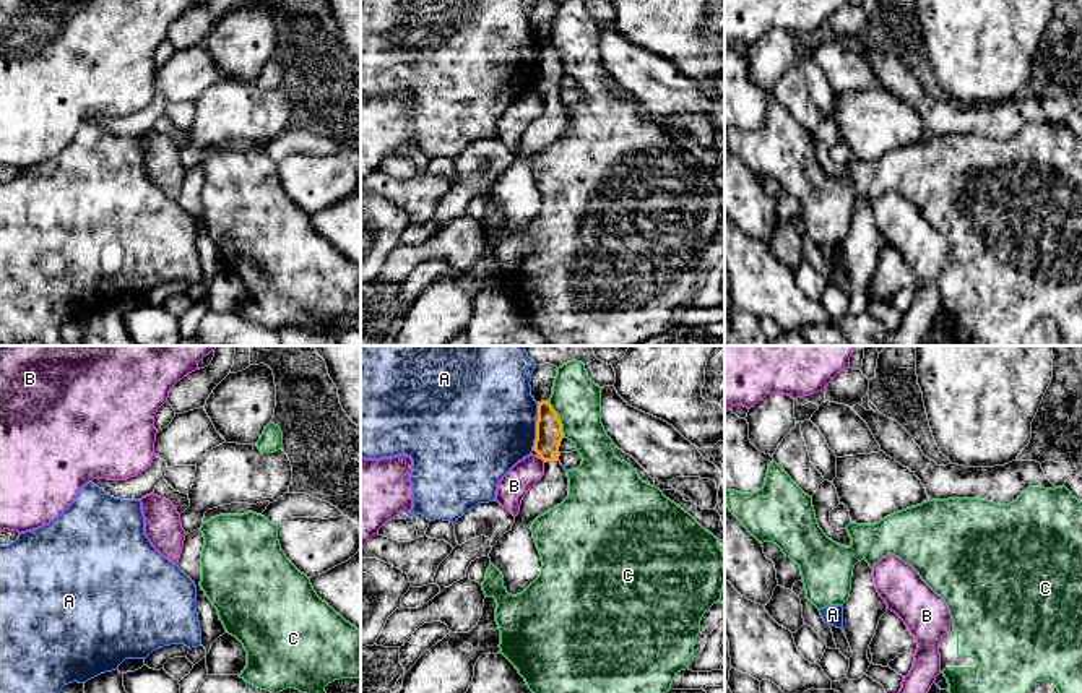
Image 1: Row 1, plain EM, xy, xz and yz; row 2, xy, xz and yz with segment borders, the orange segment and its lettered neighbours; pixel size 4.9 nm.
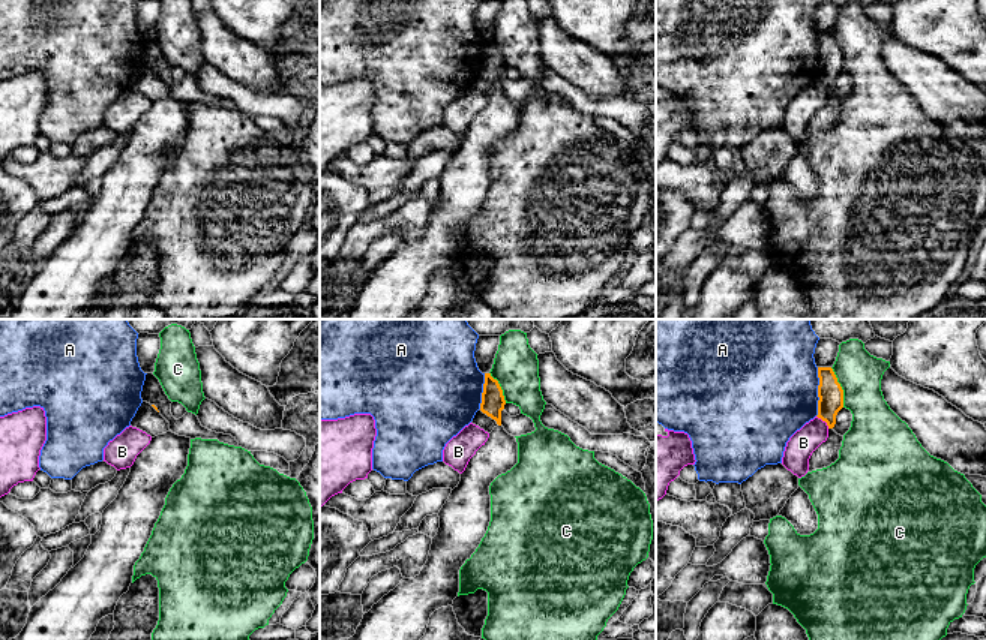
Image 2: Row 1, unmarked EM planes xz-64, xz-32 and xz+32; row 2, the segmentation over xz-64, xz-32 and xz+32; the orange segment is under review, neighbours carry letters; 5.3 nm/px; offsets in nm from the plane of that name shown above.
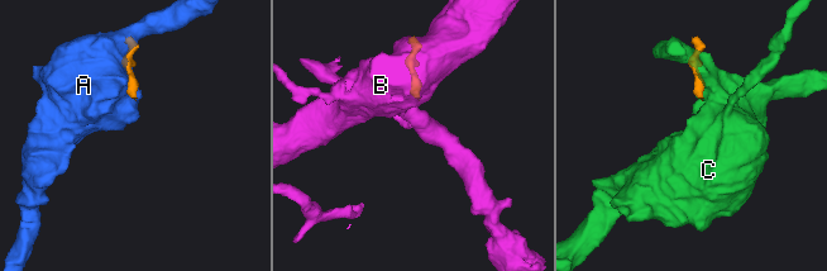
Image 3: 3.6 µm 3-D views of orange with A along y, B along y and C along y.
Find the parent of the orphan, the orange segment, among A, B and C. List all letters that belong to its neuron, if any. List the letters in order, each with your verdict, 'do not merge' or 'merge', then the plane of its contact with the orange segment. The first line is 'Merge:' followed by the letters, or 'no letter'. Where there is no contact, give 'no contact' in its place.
Merge: no letter
A: do not merge; meets orange in xz
B: do not merge; meets orange in xz
C: do not merge; meets orange in xz

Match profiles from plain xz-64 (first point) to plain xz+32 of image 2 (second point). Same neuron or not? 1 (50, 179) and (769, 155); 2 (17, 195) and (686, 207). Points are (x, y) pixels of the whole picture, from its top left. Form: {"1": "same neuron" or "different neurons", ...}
{"1": "different neurons", "2": "same neuron"}

